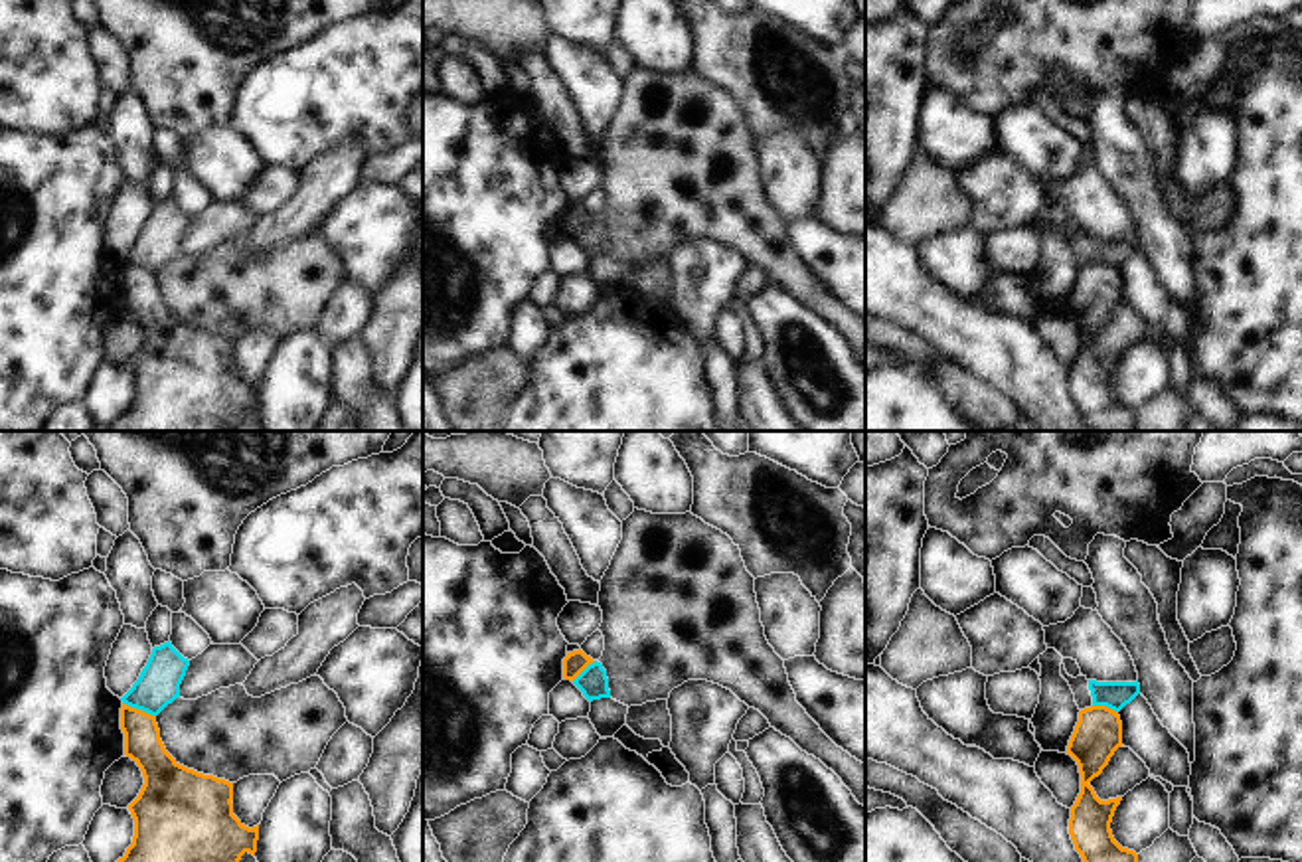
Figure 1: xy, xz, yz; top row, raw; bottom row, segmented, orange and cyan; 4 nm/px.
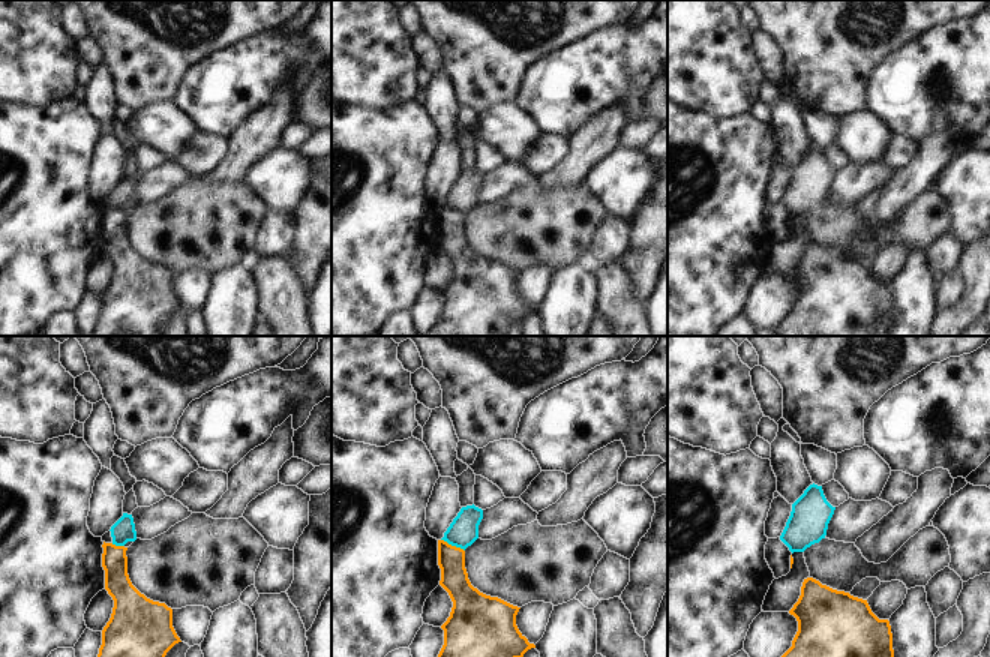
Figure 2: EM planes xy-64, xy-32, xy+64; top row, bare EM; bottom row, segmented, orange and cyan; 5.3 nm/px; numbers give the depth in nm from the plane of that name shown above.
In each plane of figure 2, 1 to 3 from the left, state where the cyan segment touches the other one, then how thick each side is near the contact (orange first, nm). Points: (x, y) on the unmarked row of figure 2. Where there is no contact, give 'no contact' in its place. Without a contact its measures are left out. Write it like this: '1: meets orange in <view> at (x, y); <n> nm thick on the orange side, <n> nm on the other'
1: meets orange in xy-64 at (117, 210); 140 nm thick on the orange side, 120 nm on the other
2: meets orange in xy-32 at (453, 210); 150 nm thick on the orange side, 160 nm on the other
3: no contact

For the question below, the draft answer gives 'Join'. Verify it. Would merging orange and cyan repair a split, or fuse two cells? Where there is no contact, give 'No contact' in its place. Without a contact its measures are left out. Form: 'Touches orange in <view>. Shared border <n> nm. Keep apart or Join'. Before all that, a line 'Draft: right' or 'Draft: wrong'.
Draft: wrong
Touches orange in xy. Shared border 150 nm. Keep apart

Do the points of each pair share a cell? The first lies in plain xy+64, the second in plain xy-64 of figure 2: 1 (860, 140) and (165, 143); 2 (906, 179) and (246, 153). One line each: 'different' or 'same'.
1: same
2: same

